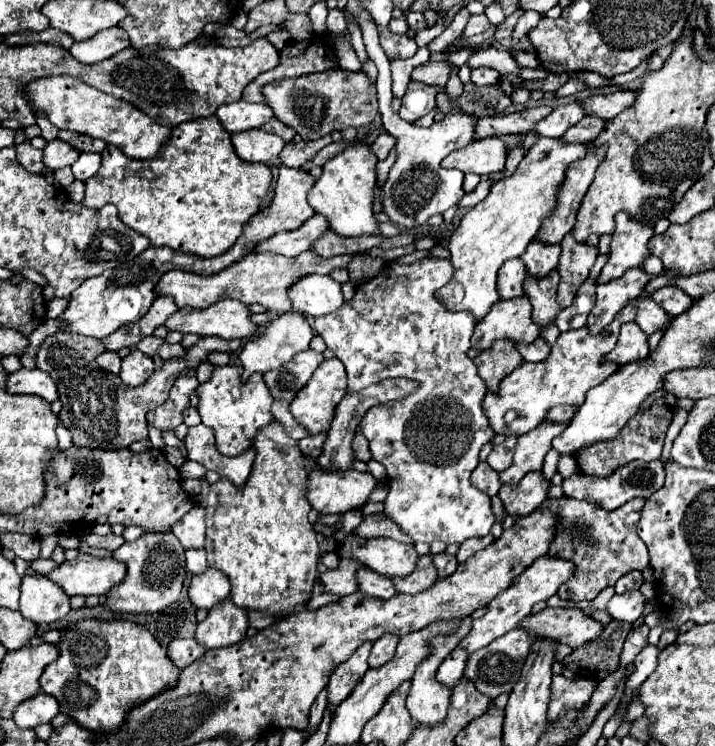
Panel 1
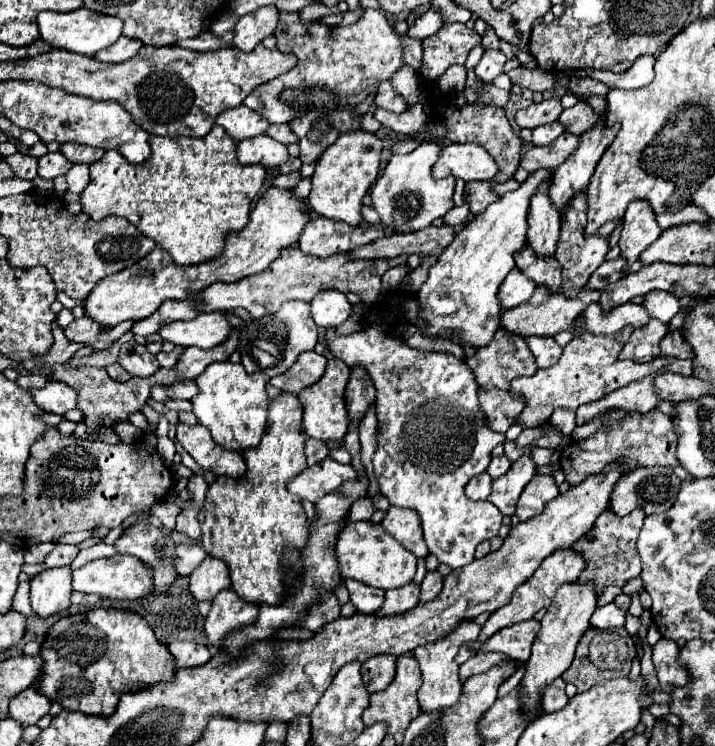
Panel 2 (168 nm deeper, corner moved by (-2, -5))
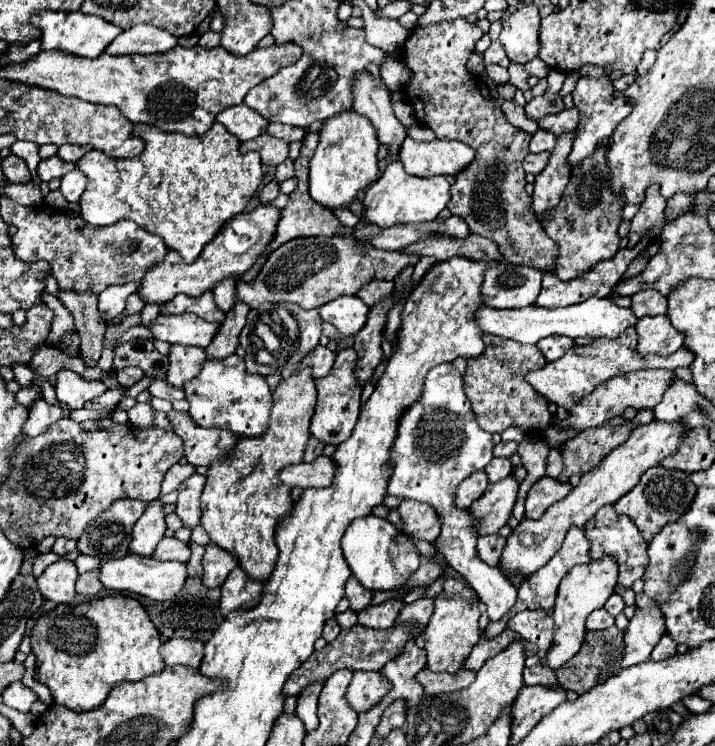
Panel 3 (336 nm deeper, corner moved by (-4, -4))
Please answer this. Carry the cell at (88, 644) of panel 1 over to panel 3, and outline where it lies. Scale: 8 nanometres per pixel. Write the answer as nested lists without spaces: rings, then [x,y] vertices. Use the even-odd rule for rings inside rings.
[[[110,595],[74,607],[58,605],[52,611],[40,615],[30,633],[32,653],[36,655],[36,679],[50,689],[56,703],[72,711],[96,709],[104,703],[110,689],[120,681],[140,681],[142,677],[160,673],[164,669],[164,661],[158,651],[160,643],[160,633],[144,607],[136,599],[124,595]]]

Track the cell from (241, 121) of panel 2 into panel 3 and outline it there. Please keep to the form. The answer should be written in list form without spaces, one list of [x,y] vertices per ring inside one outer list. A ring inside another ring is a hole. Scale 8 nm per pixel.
[[[240,103],[240,105],[224,109],[222,113],[218,113],[216,119],[232,135],[236,135],[238,141],[256,139],[258,135],[266,133],[266,127],[268,127],[268,121],[264,121],[264,117],[260,117],[254,109],[248,109],[246,103]]]

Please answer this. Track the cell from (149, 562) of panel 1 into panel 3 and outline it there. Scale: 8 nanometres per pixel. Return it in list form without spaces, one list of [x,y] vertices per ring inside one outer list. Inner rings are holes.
[[[154,499],[146,505],[144,515],[136,521],[130,541],[130,551],[136,551],[138,555],[150,557],[164,537],[166,523],[164,523],[164,503],[160,499]]]

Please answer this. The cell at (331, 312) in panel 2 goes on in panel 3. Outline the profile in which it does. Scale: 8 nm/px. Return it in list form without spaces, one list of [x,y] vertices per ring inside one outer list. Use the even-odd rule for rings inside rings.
[[[338,297],[328,305],[320,307],[322,321],[332,323],[342,335],[356,335],[366,323],[370,307],[358,297]]]

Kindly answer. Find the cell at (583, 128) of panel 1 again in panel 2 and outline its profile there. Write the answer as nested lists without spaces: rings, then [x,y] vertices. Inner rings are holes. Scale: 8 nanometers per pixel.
[[[564,132],[558,140],[554,140],[548,146],[540,146],[540,148],[528,148],[520,166],[526,172],[534,172],[540,168],[558,168],[576,148],[580,146],[580,136],[578,134],[570,134]]]

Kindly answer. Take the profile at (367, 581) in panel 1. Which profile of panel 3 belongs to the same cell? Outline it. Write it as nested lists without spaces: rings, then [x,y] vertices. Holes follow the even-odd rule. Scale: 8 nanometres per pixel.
[[[354,575],[346,581],[344,589],[346,589],[346,599],[350,601],[350,609],[352,609],[352,611],[358,613],[358,611],[362,611],[362,609],[366,609],[366,607],[370,605],[372,591],[364,589],[364,587],[358,583],[358,579],[356,579]]]

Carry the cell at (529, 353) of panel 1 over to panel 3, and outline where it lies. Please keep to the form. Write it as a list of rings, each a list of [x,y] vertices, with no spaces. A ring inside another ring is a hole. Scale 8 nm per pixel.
[[[544,337],[536,345],[548,361],[556,361],[574,345],[574,341],[570,337]]]

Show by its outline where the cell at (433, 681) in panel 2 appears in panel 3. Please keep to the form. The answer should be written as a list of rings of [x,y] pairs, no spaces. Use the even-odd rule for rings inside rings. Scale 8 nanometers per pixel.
[[[444,577],[444,589],[434,597],[434,613],[430,617],[430,623],[426,629],[416,637],[420,647],[428,653],[428,669],[440,671],[440,673],[456,673],[472,647],[480,641],[480,629],[478,629],[478,603],[480,599],[476,593],[472,593],[472,587],[464,579],[456,577]]]

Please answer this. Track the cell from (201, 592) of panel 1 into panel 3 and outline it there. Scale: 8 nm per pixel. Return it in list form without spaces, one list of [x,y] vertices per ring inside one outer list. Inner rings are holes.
[[[210,543],[206,545],[206,553],[202,557],[202,567],[204,567],[204,585],[206,587],[220,587],[222,581],[228,577],[230,571],[234,571],[238,567],[238,559],[220,549],[218,545]]]

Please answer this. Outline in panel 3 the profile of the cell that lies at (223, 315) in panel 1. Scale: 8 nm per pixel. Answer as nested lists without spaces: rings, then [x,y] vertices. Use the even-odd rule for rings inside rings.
[[[162,313],[148,325],[154,339],[180,345],[198,345],[198,347],[210,345],[218,327],[220,327],[218,323],[204,321],[192,313],[182,313],[182,315]]]

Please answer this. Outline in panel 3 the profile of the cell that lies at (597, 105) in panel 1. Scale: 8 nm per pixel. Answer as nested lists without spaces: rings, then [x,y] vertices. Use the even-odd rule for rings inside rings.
[[[572,107],[572,109],[564,109],[562,113],[554,113],[554,115],[548,115],[548,117],[542,117],[538,121],[538,129],[544,129],[544,131],[550,131],[554,135],[562,135],[566,131],[572,131],[578,127],[578,109]]]

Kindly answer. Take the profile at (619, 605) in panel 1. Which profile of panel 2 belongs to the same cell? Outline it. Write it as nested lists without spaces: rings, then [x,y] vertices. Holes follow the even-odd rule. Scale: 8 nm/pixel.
[[[614,602],[598,608],[590,620],[590,624],[600,630],[620,628],[620,626],[624,626],[624,622],[626,622],[626,612],[622,612],[618,606],[614,606]]]

